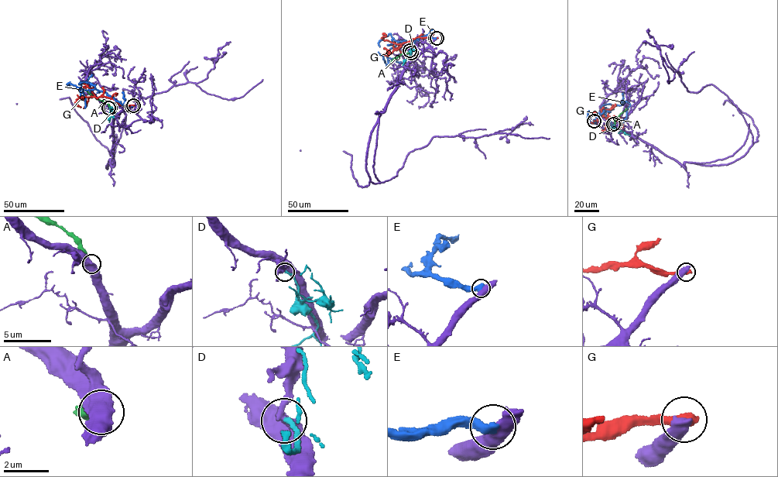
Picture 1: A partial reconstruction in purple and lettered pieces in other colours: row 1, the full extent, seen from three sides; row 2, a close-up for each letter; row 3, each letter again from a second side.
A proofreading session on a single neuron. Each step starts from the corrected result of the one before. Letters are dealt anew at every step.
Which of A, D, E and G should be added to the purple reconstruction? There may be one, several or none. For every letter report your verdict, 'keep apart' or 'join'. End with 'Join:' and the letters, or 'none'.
A: keep apart
D: keep apart
E: keep apart
G: keep apart
Join: none

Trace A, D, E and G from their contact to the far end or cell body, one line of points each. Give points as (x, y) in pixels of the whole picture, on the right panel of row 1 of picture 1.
A: (615, 123), (615, 119), (626, 108)
D: (613, 125), (630, 135)
E: (594, 121), (605, 111), (601, 108), (603, 105), (622, 104), (628, 101), (630, 105), (621, 126)
G: (594, 121), (597, 123), (598, 118), (601, 116), (608, 118), (605, 130), (603, 130)

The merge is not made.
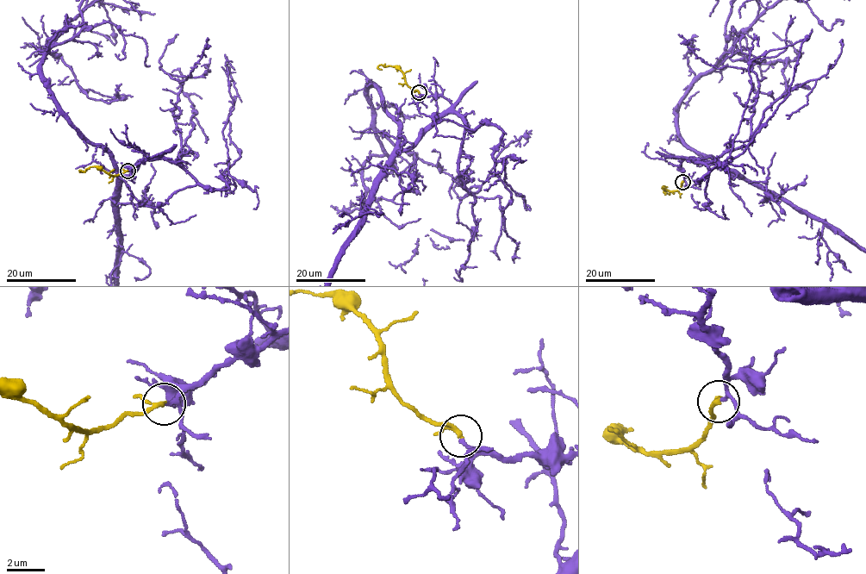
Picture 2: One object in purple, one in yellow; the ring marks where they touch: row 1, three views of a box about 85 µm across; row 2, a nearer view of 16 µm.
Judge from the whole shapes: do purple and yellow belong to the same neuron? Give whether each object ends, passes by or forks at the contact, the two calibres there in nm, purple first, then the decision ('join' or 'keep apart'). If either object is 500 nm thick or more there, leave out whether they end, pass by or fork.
purple passes by; yellow passes by; calibres 150 and 170 nm; join

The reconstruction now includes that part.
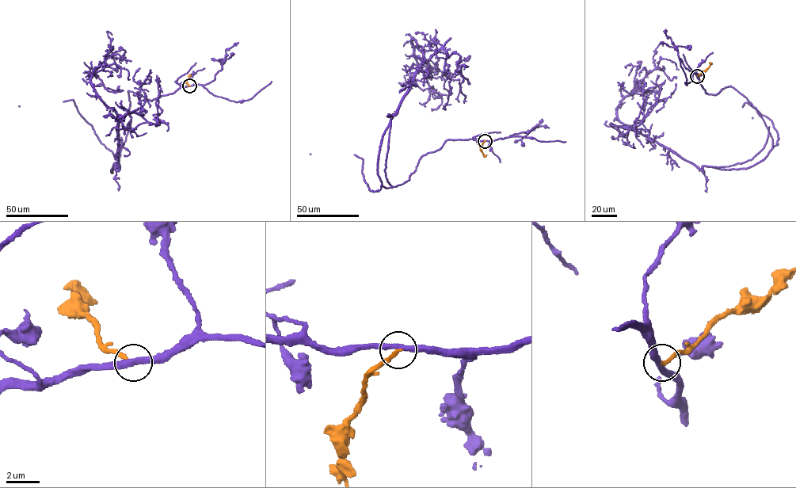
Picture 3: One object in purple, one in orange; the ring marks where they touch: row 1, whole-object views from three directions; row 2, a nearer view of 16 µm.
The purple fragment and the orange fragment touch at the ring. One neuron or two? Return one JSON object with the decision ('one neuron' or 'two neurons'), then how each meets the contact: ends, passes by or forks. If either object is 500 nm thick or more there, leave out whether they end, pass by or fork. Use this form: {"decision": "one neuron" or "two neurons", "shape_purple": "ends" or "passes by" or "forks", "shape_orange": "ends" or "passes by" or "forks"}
{"decision": "two neurons", "shape_purple": "passes by", "shape_orange": "ends"}

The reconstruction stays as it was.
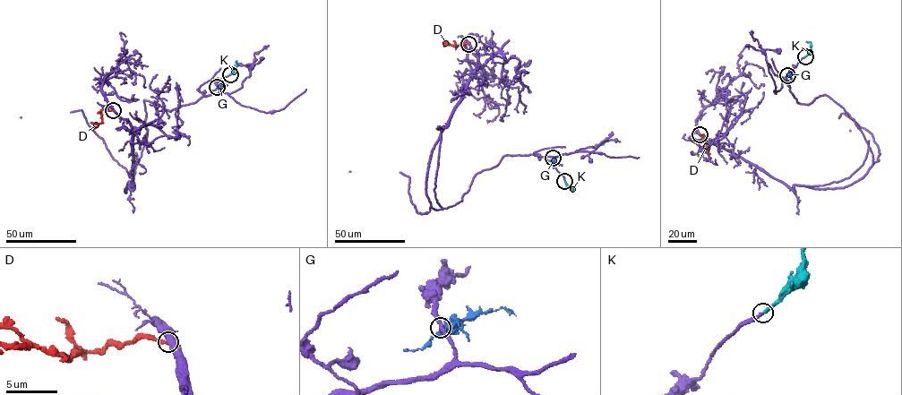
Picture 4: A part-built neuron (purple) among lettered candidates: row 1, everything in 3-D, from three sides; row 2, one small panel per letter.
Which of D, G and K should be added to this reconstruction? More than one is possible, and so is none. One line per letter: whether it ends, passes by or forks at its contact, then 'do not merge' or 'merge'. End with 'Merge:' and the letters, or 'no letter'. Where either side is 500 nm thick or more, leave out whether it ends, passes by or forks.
D: do not merge
G: it ends there; do not merge
K: it ends there; merge
Merge: K

